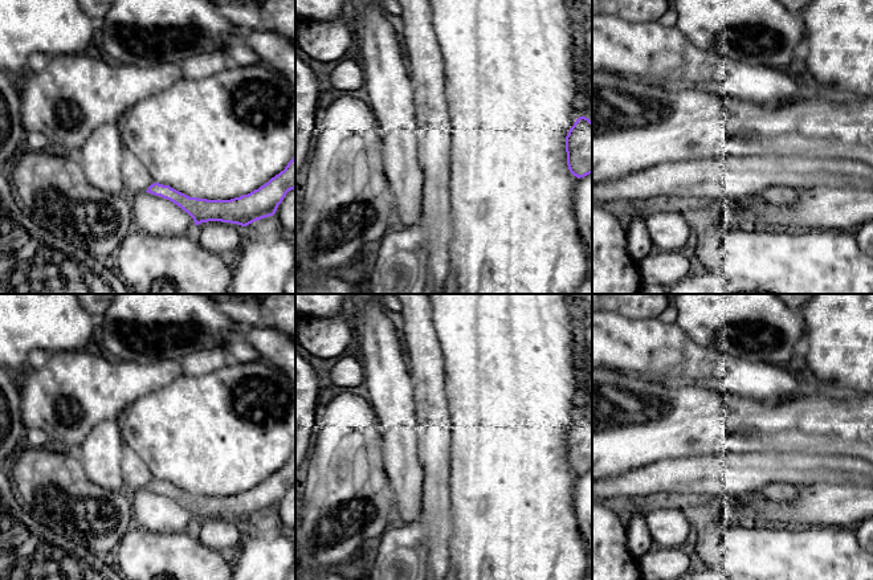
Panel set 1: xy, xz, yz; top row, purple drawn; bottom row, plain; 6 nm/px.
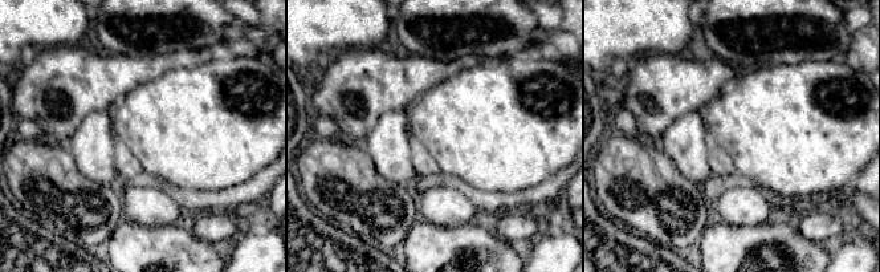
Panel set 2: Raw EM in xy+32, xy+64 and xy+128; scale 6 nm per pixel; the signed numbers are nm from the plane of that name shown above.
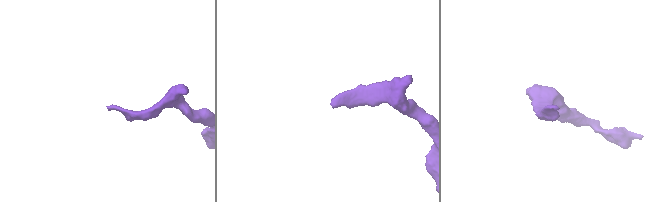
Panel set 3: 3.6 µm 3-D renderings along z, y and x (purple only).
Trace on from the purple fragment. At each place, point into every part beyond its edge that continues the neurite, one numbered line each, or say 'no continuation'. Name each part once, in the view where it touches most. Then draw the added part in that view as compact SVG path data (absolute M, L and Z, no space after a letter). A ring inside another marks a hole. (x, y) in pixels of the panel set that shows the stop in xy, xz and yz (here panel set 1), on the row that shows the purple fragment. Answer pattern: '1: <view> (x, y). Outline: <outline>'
no continuation

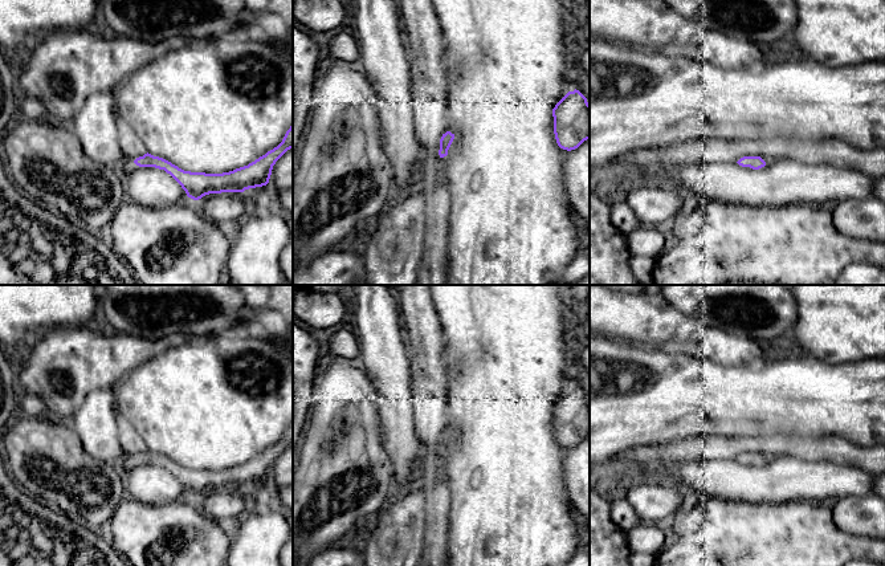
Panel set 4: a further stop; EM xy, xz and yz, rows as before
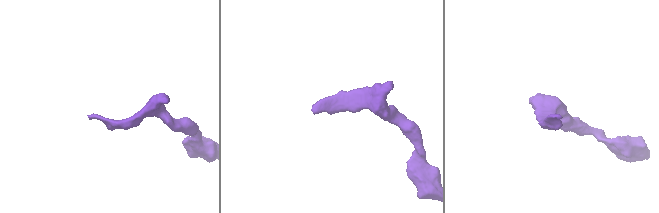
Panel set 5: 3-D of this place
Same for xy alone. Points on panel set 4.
1: xy (125, 167). Outline: M123 160L117 168L123 175L123 178L126 178L129 174L136 170L136 167L138 166L134 162Z

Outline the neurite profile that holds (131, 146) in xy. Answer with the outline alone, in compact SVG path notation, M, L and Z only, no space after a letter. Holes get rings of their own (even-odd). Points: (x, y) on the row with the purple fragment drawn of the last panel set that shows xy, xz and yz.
M125 121L118 123L119 127L119 147L126 162L134 162L136 158L146 154L144 144L135 134L134 129Z

